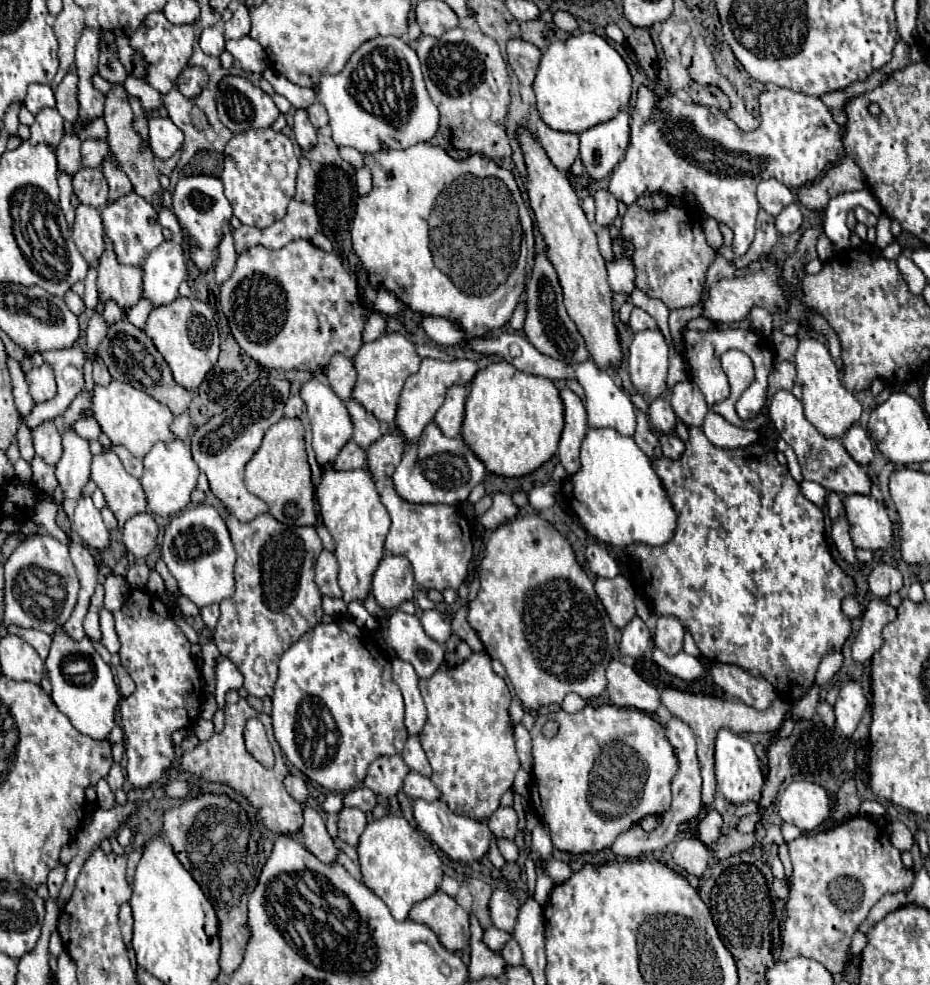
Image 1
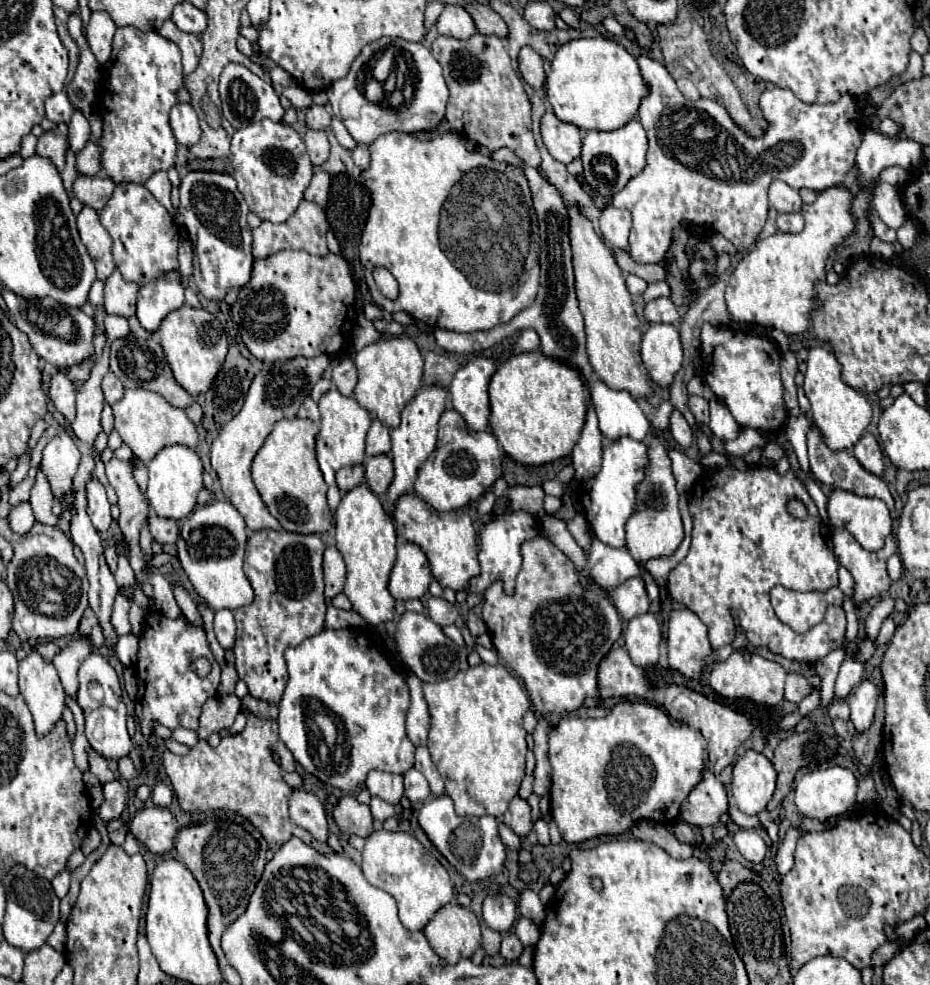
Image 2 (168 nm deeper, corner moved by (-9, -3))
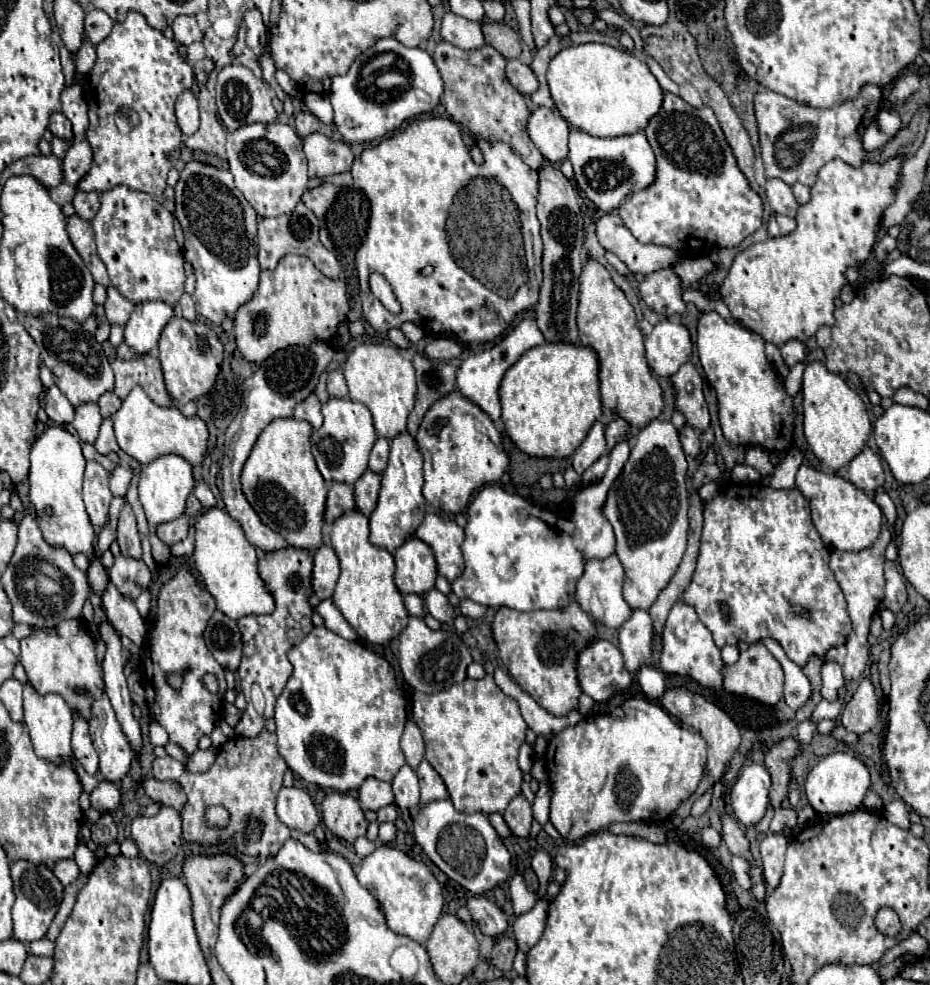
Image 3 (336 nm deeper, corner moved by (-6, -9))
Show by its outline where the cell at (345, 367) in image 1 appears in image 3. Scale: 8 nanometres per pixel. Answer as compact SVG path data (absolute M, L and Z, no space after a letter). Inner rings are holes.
M340 368L328 372L326 386L328 386L330 398L348 398L348 386L346 386L346 380L344 380L344 374Z

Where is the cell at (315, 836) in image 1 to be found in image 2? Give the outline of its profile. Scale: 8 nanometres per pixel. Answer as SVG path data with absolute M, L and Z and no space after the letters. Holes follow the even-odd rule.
M301 788L293 790L289 798L289 818L303 830L311 832L317 842L327 840L327 816L323 804L317 800L315 794L305 792Z

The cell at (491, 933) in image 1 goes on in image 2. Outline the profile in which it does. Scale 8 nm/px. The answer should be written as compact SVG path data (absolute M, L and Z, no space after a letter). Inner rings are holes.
M521 916L521 918L517 920L515 934L519 936L519 940L521 940L525 946L535 946L535 942L539 940L539 932L541 932L541 928L539 928L533 920L529 920L529 918L525 918L525 916Z

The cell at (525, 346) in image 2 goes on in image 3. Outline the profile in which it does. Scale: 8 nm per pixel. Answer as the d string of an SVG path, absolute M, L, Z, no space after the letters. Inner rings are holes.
M524 320L524 322L520 322L500 344L496 344L496 346L492 346L492 348L488 348L488 350L482 350L482 352L478 352L478 354L470 354L464 362L462 362L462 366L458 368L458 378L456 378L456 382L458 382L458 392L464 396L464 398L468 398L468 400L472 400L476 406L480 406L490 418L492 418L492 422L498 422L500 420L500 400L498 400L498 386L500 386L500 380L502 380L502 376L504 376L504 372L526 352L526 350L530 350L530 348L534 348L534 346L540 346L540 344L544 344L544 336L542 336L542 332L538 330L538 326L536 326L536 322L534 320Z

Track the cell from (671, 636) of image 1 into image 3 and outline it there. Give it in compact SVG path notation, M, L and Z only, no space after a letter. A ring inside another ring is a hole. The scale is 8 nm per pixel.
M676 602L670 610L664 632L662 632L662 656L660 656L660 670L664 674L678 674L690 676L698 684L706 688L722 688L722 668L724 662L720 658L720 648L712 642L710 630L698 620L692 606L684 602Z

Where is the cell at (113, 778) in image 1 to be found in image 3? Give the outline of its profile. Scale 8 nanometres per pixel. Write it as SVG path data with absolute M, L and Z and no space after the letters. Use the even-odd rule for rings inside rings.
M102 780L98 788L90 792L90 802L92 802L92 808L96 808L100 814L114 812L120 806L120 792L112 782Z

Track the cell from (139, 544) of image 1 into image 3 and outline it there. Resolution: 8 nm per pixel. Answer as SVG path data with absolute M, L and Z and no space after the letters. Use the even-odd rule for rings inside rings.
M182 514L180 518L176 518L176 520L172 520L172 522L160 524L158 530L156 530L156 534L158 534L158 538L160 538L164 544L172 546L172 544L182 542L182 540L186 538L188 528L190 528L190 526L188 526L188 516Z

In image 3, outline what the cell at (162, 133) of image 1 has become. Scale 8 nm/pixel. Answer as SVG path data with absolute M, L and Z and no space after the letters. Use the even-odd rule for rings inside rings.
M190 90L176 100L176 120L184 136L192 136L198 130L198 102Z

